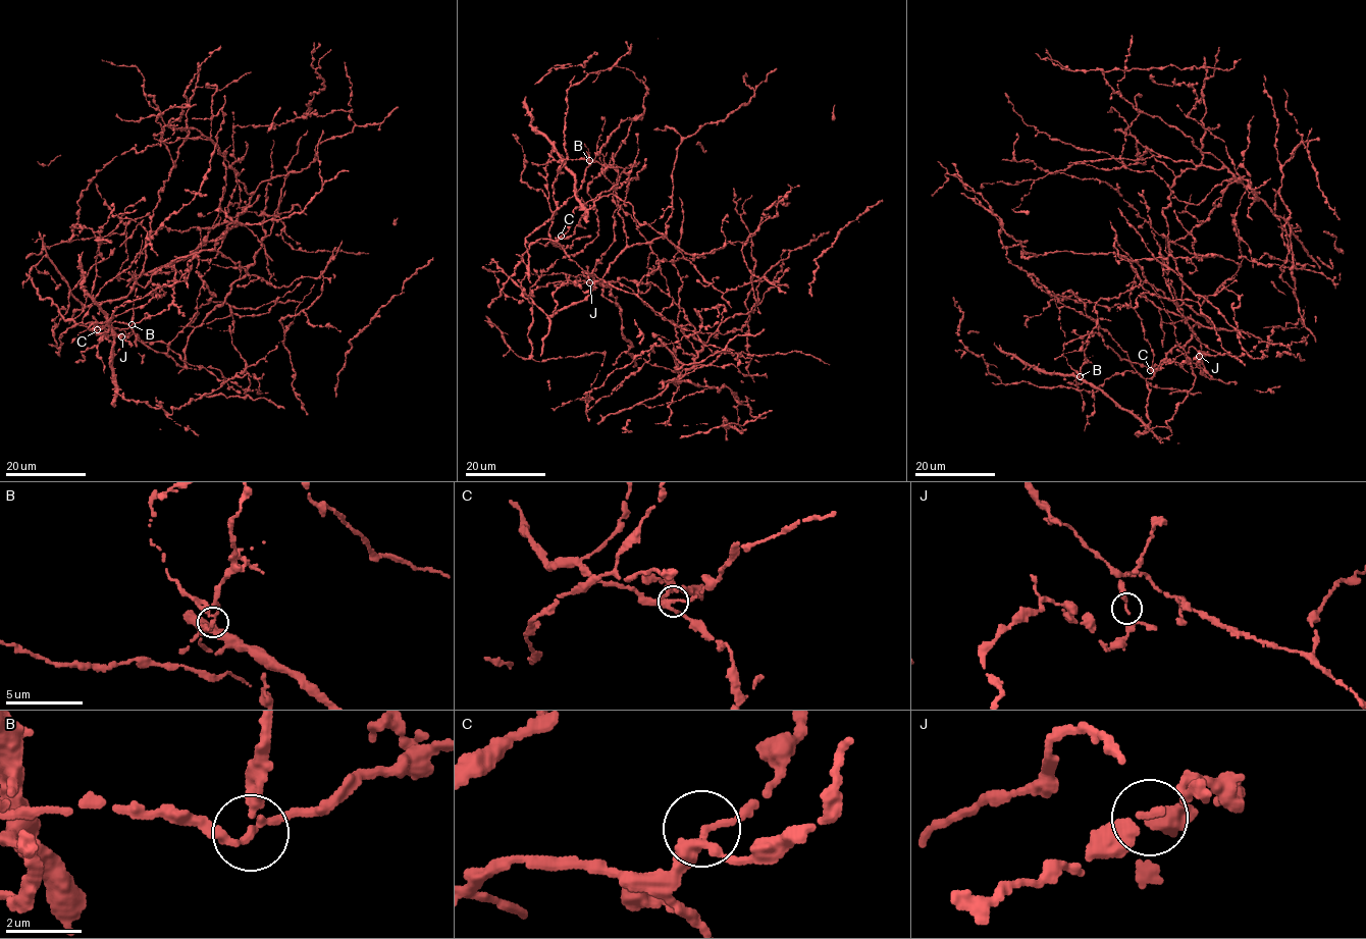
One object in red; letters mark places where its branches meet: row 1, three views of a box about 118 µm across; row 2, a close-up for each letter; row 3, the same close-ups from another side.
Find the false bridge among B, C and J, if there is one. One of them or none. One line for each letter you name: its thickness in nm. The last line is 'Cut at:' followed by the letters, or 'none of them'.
B: Thickness 160 nm
Cut at: B

